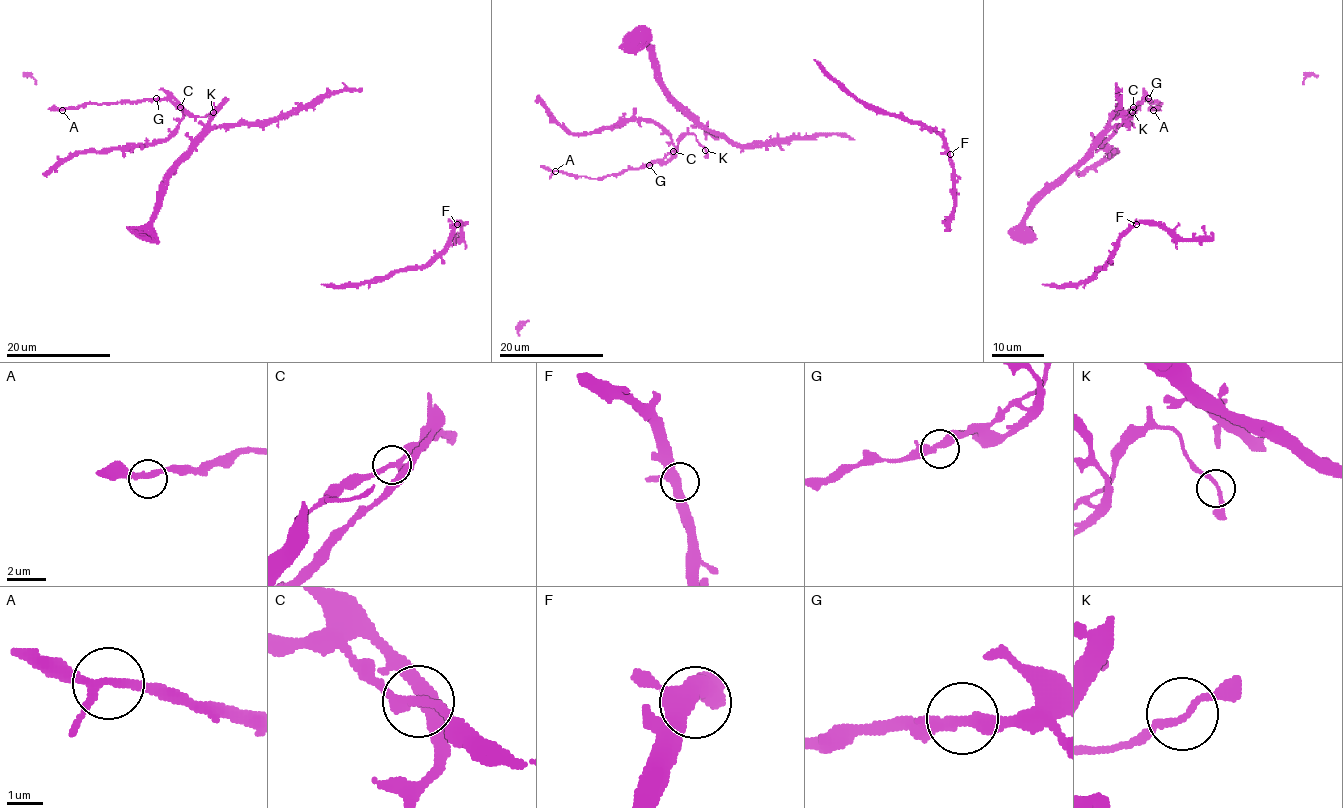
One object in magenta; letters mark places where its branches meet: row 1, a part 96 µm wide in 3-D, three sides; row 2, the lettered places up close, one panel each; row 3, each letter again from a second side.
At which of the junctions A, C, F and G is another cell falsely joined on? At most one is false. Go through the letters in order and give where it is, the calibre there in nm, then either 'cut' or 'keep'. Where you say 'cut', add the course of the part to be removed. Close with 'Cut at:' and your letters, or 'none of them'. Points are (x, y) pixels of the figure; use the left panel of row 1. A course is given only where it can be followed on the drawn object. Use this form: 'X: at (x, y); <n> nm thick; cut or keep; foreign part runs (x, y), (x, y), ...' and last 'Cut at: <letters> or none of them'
A: at (62, 110); 240 nm thick; keep
C: at (180, 107); 220 nm thick; keep
F: at (457, 224); 400 nm thick; keep
G: at (156, 98); 280 nm thick; keep
Cut at: none of them

